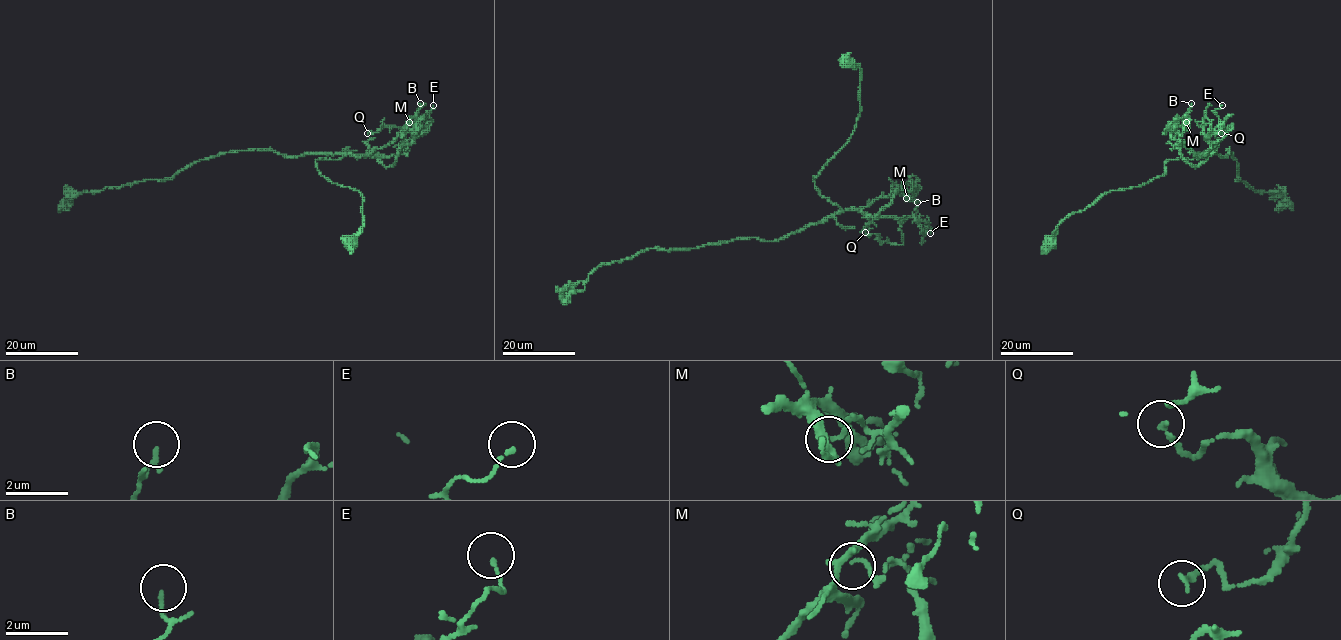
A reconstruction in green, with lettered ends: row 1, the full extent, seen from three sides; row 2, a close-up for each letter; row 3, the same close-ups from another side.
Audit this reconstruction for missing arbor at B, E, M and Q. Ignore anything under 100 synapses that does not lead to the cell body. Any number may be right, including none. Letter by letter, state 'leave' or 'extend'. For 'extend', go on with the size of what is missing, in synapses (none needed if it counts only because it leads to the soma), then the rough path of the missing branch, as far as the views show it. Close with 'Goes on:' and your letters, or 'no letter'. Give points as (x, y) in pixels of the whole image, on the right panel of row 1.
B: leave
E: leave
M: leave
Q: leave
Goes on: no letter

